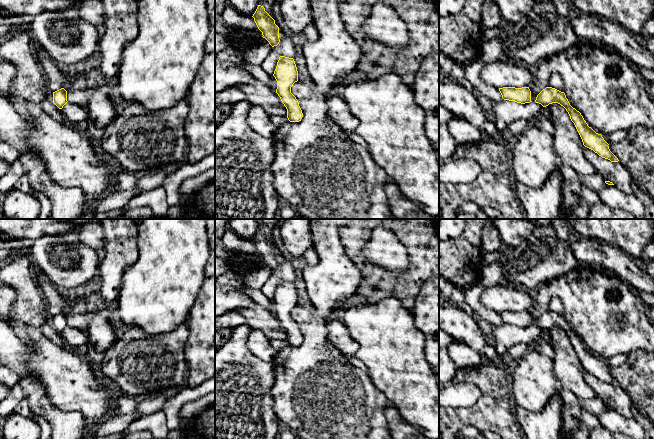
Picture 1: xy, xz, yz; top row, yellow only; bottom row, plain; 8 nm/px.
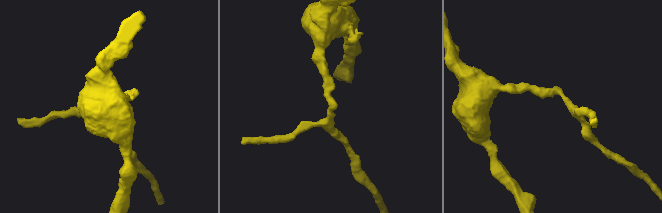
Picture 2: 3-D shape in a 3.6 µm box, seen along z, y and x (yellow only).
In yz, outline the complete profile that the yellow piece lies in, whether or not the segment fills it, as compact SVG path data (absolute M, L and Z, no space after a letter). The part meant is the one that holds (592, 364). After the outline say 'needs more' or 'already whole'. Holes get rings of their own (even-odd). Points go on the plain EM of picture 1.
M546 311L537 319L535 326L541 328L543 331L552 327L558 327L563 330L568 336L571 345L574 347L585 371L611 386L619 385L610 375L609 368L604 364L602 359L596 357L589 351L581 337L570 329L564 316L552 311Z | already whole

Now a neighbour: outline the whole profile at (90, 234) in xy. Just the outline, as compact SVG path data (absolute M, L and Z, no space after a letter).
M0 219L0 232L29 242L43 236L63 237L72 234L93 250L104 247L102 227L97 222L75 224L57 219Z

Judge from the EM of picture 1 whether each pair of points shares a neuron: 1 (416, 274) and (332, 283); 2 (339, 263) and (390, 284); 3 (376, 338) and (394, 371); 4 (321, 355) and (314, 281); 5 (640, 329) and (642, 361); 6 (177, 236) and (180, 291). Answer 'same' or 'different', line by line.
1: different
2: different
3: same
4: same
5: different
6: same

